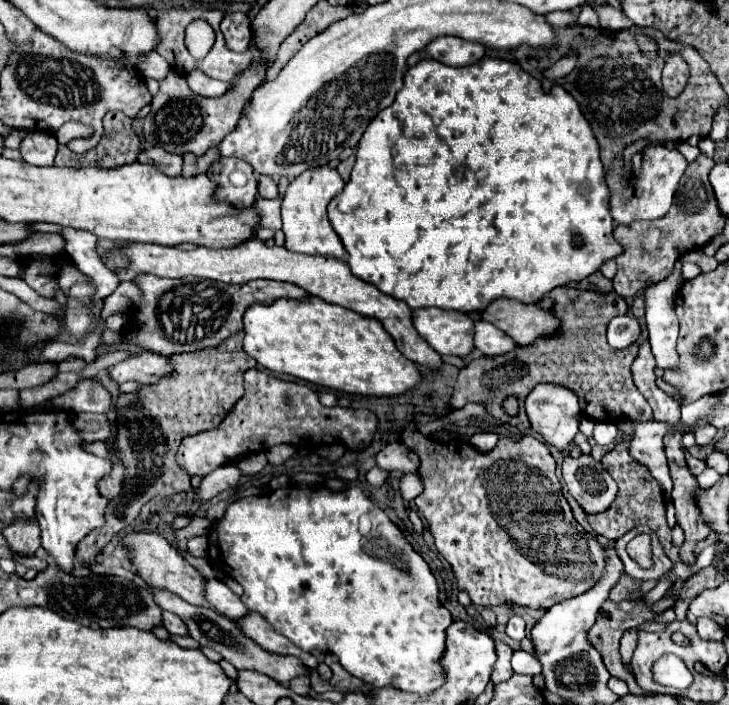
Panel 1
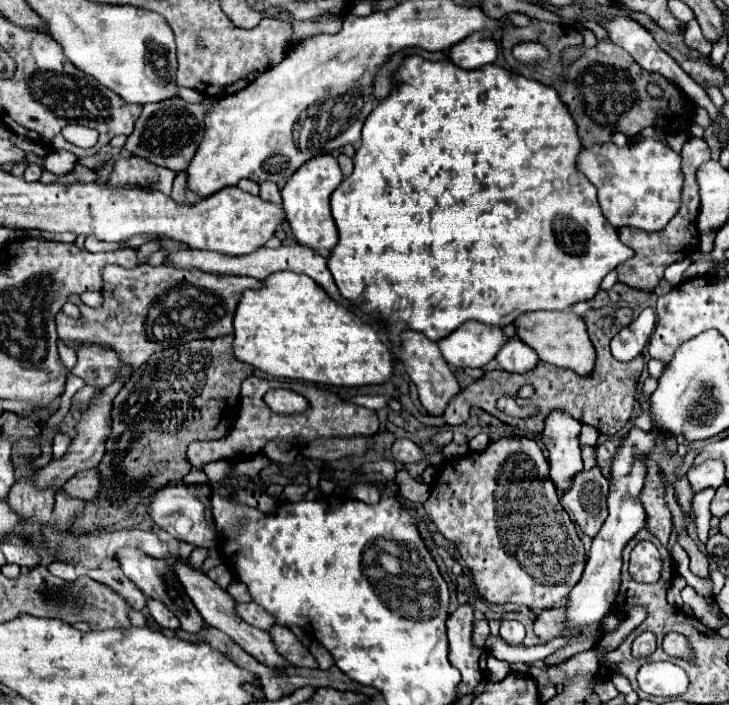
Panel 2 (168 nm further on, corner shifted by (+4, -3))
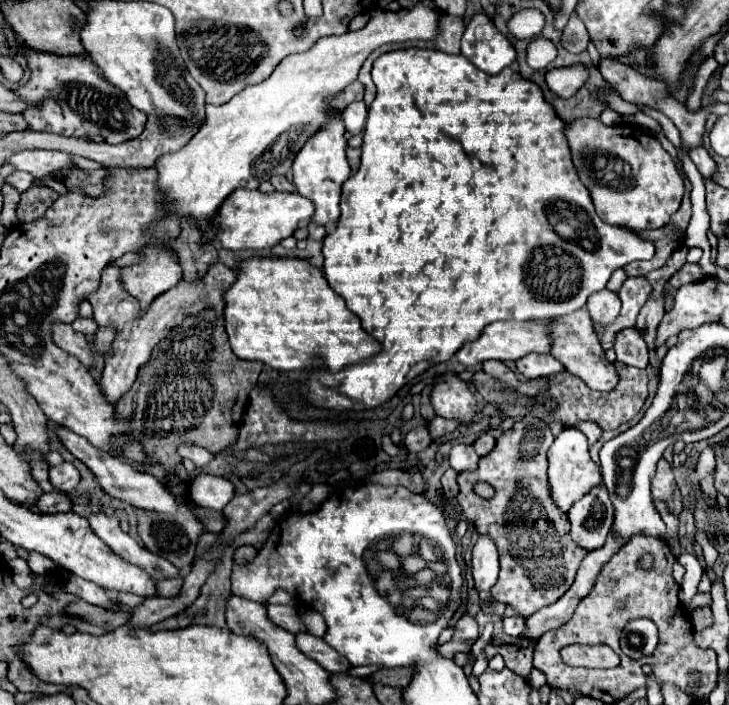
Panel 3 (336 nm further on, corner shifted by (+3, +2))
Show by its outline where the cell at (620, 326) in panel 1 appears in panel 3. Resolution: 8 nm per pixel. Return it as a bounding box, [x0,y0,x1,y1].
[614,326,648,368]

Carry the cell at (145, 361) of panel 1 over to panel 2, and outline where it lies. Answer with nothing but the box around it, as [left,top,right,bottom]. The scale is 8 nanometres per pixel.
[71,343,131,387]

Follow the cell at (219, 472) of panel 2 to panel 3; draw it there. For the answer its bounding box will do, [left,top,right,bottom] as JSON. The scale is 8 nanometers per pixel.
[178,446,214,468]

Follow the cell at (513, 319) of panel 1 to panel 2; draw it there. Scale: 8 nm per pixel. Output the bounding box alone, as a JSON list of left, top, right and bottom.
[515,311,595,375]

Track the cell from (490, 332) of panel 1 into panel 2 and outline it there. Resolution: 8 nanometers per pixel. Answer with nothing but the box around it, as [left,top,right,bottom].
[495,339,539,375]

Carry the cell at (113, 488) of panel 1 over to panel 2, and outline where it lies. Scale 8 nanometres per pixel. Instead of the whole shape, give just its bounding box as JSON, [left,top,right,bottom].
[61,469,99,499]

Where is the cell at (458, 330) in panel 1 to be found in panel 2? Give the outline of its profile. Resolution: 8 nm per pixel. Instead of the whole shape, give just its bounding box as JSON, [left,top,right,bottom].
[437,321,517,369]

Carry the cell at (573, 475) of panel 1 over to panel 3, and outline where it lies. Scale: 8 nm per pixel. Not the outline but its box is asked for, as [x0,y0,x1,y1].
[568,486,614,550]

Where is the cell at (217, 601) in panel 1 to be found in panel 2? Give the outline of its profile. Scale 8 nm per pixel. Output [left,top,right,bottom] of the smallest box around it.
[239,601,275,631]

